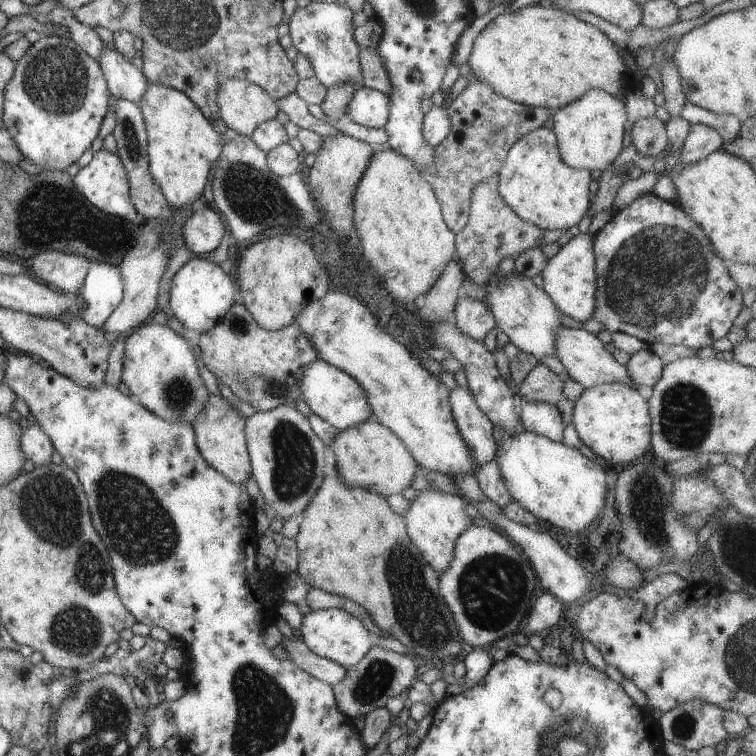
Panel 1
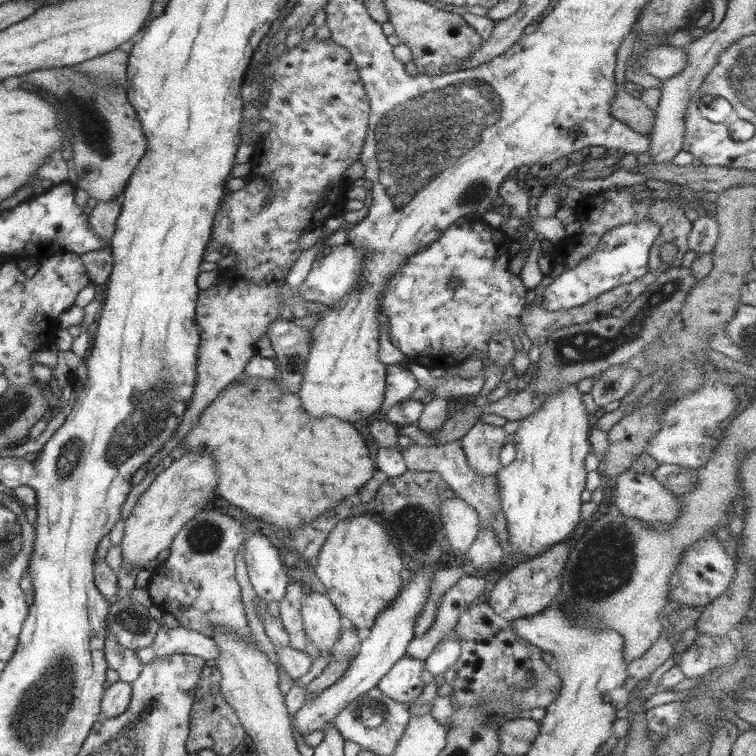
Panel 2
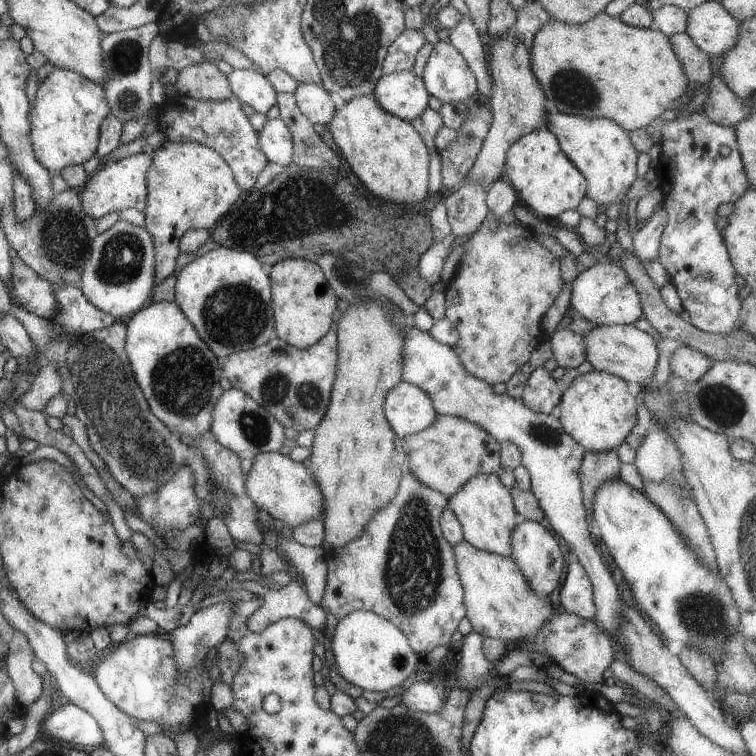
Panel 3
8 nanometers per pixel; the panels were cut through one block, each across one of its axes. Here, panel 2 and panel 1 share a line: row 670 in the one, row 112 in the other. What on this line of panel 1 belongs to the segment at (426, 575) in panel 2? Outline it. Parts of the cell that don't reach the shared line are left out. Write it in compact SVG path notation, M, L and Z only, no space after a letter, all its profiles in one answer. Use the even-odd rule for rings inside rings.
M361 86L348 104L352 122L370 129L380 129L390 118L390 98L382 92Z

